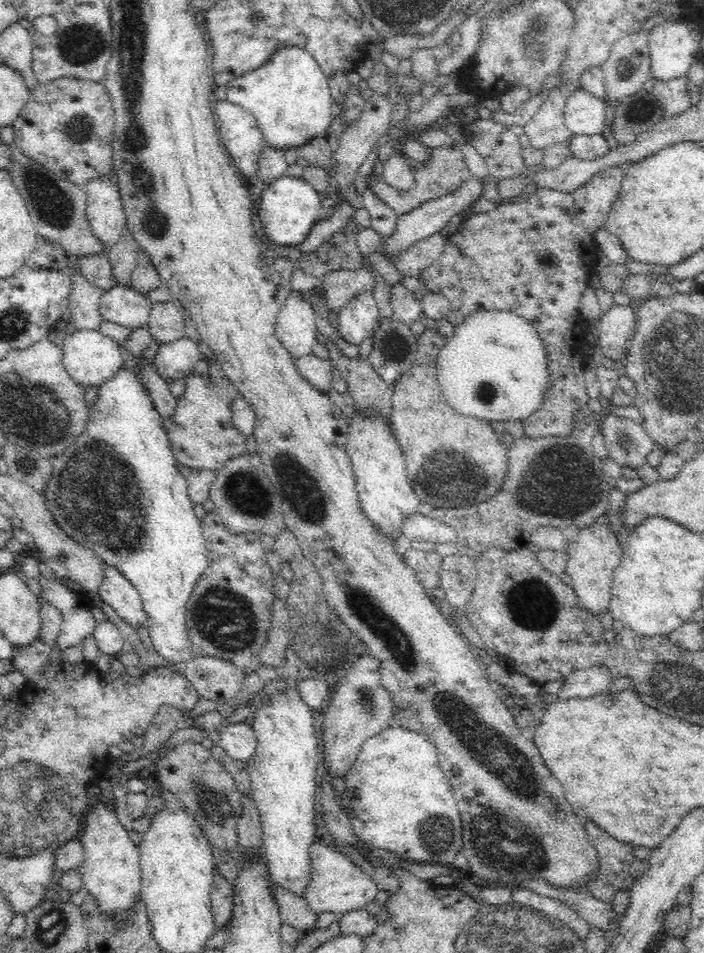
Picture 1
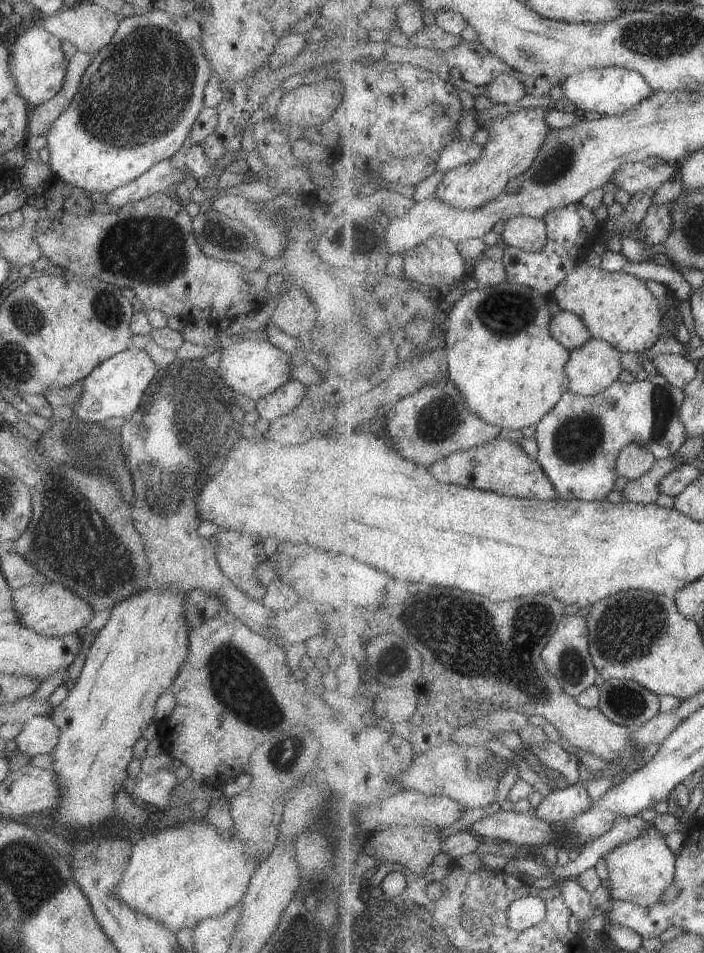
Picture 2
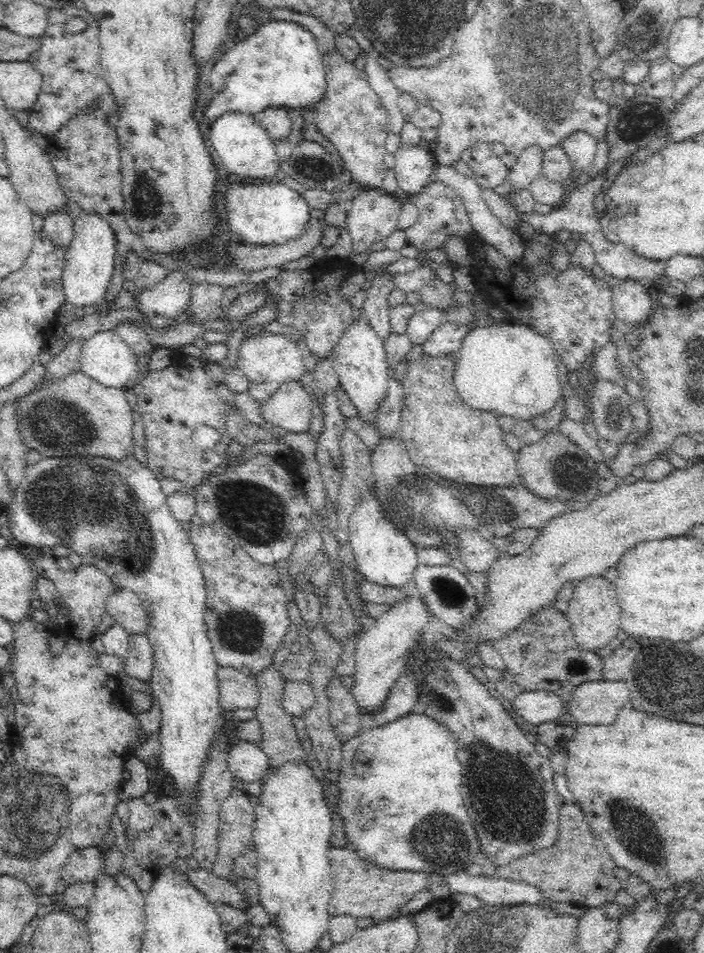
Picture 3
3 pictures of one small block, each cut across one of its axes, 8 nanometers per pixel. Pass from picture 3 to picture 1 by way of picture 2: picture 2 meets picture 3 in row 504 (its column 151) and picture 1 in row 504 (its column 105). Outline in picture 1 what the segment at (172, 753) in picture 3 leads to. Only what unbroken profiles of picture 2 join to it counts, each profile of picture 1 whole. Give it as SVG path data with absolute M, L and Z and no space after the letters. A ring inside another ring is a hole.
M121 369L118 374L114 374L114 378L102 382L99 386L98 400L91 407L90 420L86 424L84 434L80 434L74 444L68 447L63 454L51 457L50 460L52 474L50 474L50 478L44 484L44 492L40 494L44 498L46 508L49 510L50 515L52 515L54 523L74 542L86 548L92 548L105 566L113 566L136 589L147 616L147 630L150 632L151 647L162 658L165 658L173 665L184 664L184 662L192 660L194 654L192 652L192 639L190 639L190 633L188 633L188 627L186 627L186 607L192 597L194 588L197 586L196 584L198 584L198 580L202 578L202 574L204 574L208 566L208 553L201 532L201 522L197 520L194 514L194 504L190 501L187 492L186 478L183 478L182 474L180 474L178 462L174 454L172 454L170 443L168 442L165 430L162 428L161 414L156 410L145 388L137 379L135 369L131 373Z

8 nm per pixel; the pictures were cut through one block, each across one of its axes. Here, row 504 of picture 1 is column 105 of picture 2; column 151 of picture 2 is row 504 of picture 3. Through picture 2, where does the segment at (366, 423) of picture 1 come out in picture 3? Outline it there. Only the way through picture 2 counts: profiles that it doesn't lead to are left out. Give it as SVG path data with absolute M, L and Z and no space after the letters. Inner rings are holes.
M369 488L360 500L349 521L349 545L356 567L368 582L382 586L382 589L403 590L404 584L413 579L414 569L419 565L417 548L402 531L390 525L390 521L379 511L378 499Z

